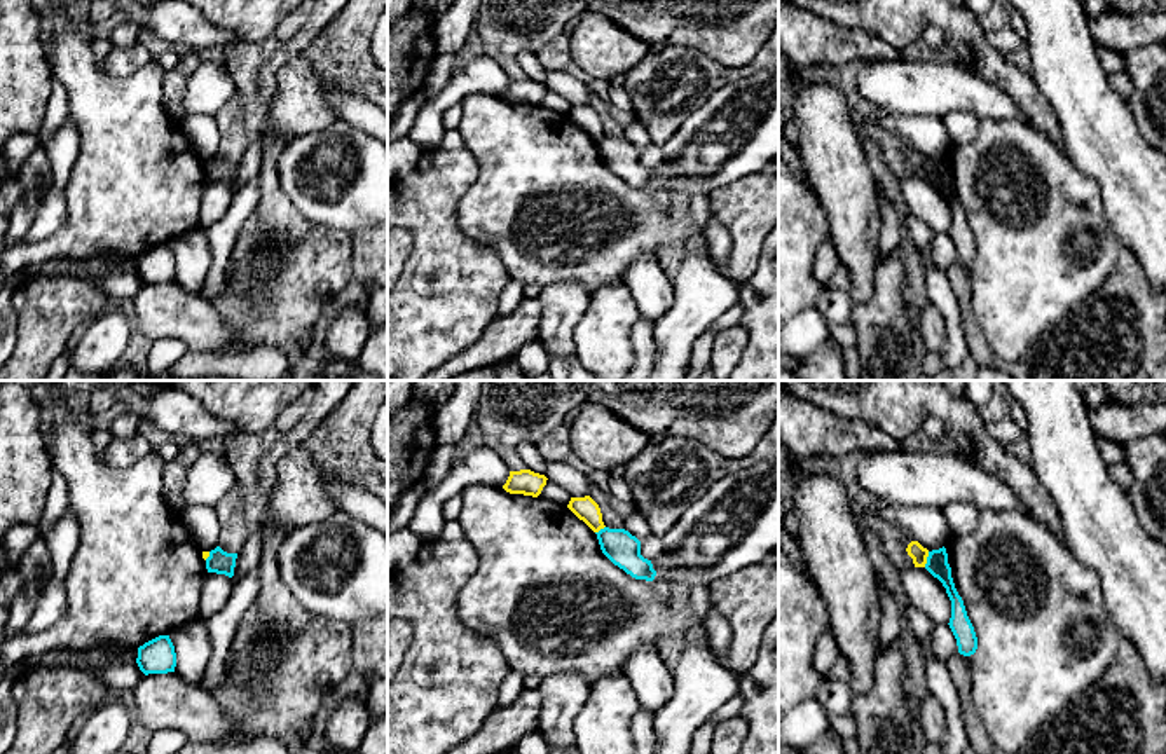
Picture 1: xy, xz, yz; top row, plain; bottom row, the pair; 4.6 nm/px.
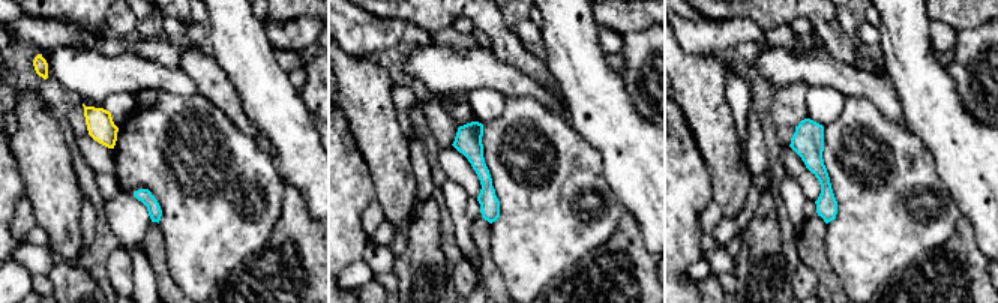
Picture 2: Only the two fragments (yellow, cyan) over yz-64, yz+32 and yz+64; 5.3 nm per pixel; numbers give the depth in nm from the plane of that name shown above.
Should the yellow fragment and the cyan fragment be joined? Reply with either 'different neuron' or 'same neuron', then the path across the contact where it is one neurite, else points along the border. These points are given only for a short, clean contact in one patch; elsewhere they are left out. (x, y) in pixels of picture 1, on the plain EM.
different neuron; border yz (929, 161), (924, 175)

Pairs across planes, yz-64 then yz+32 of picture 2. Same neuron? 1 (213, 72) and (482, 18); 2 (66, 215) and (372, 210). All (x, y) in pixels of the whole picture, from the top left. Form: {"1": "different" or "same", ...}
{"1": "same", "2": "different"}

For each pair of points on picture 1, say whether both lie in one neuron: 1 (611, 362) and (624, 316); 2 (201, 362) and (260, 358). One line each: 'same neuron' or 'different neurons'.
1: same neuron
2: same neuron

